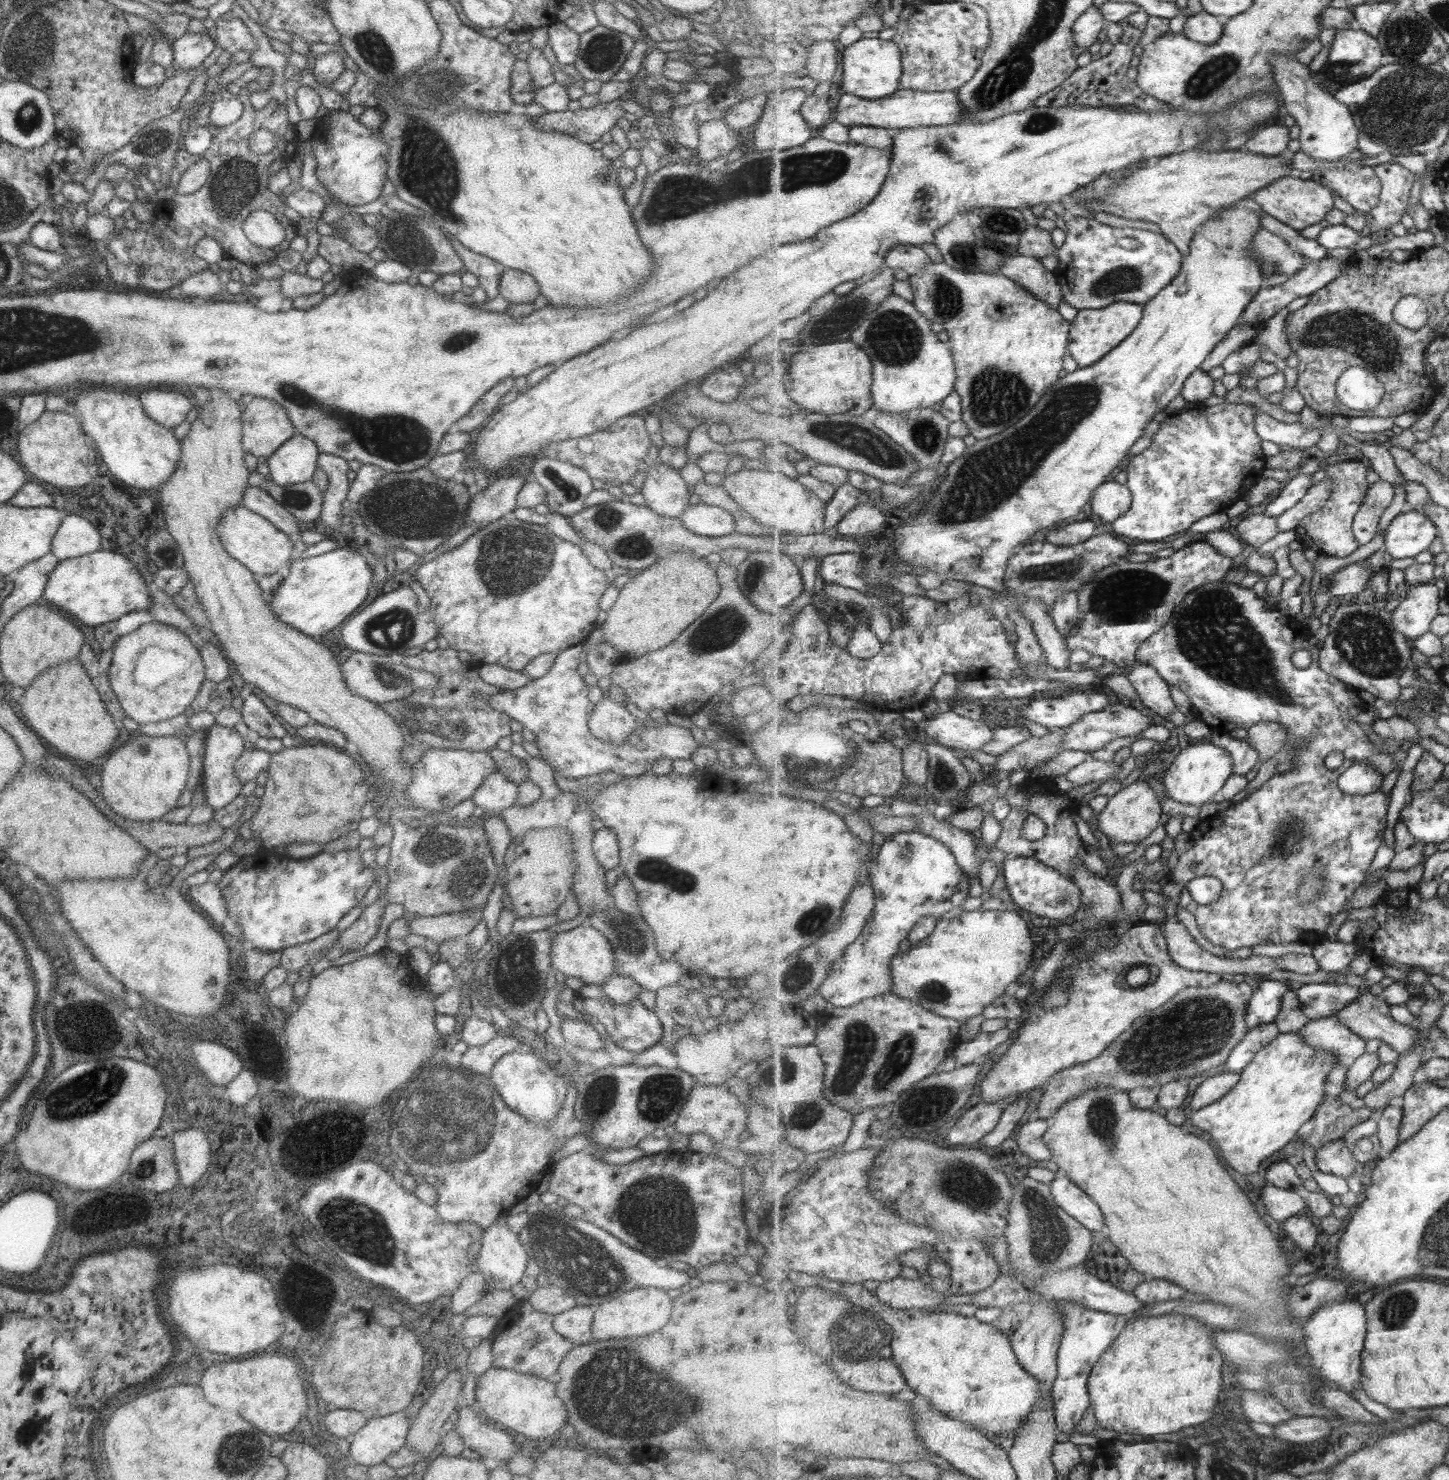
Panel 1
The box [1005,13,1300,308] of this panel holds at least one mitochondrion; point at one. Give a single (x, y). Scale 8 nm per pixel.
(1212, 75)

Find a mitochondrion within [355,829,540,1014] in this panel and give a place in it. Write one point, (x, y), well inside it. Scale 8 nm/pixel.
(518, 971)

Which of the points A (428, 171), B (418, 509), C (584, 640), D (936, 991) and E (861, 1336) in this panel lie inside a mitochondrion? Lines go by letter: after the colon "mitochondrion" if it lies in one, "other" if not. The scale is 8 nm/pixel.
A: mitochondrion
B: mitochondrion
C: other
D: mitochondrion
E: mitochondrion

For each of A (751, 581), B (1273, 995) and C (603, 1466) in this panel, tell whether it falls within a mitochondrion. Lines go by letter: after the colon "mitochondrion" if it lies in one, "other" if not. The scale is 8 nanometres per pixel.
A: mitochondrion
B: other
C: other

